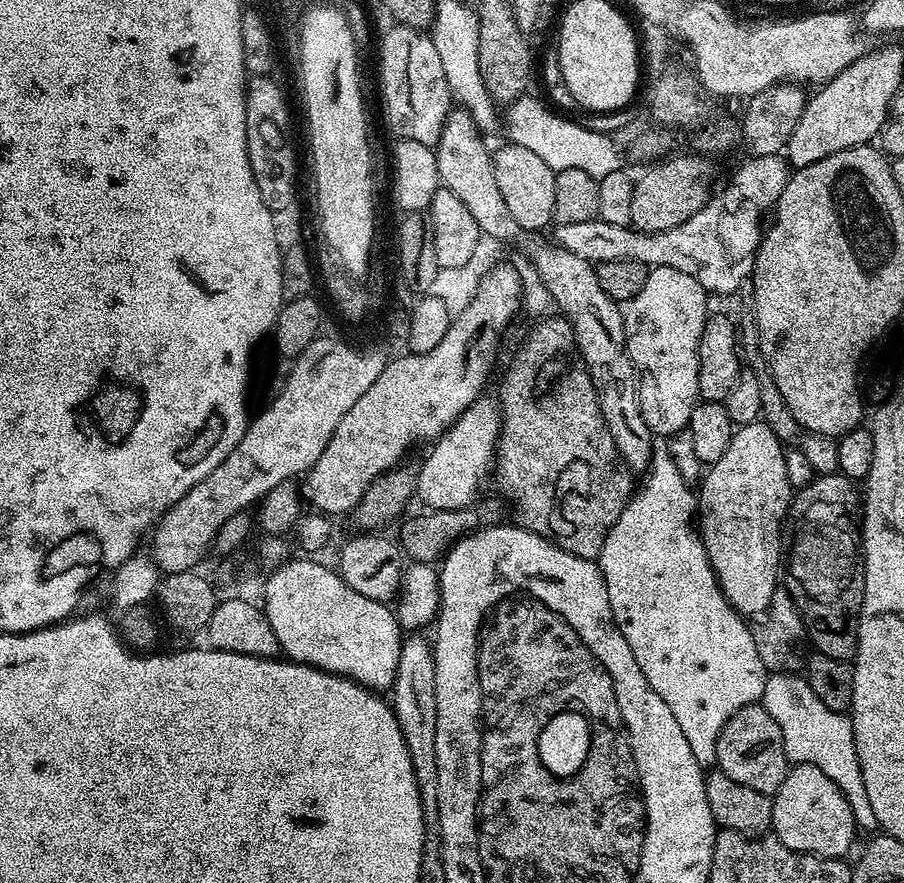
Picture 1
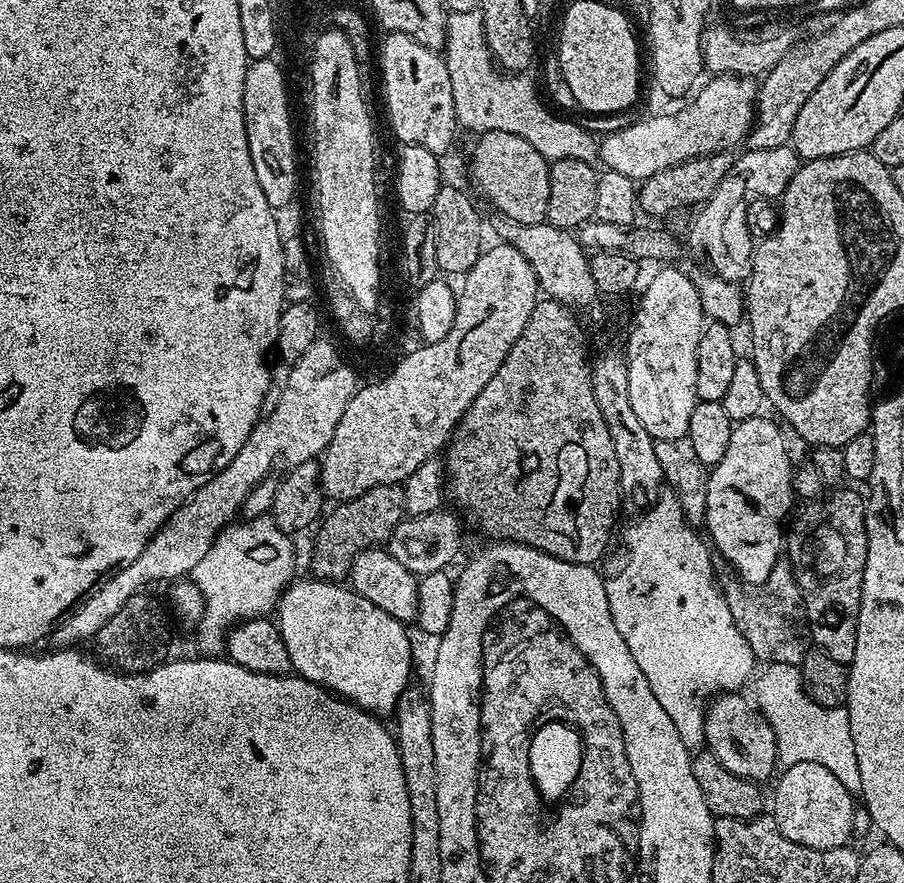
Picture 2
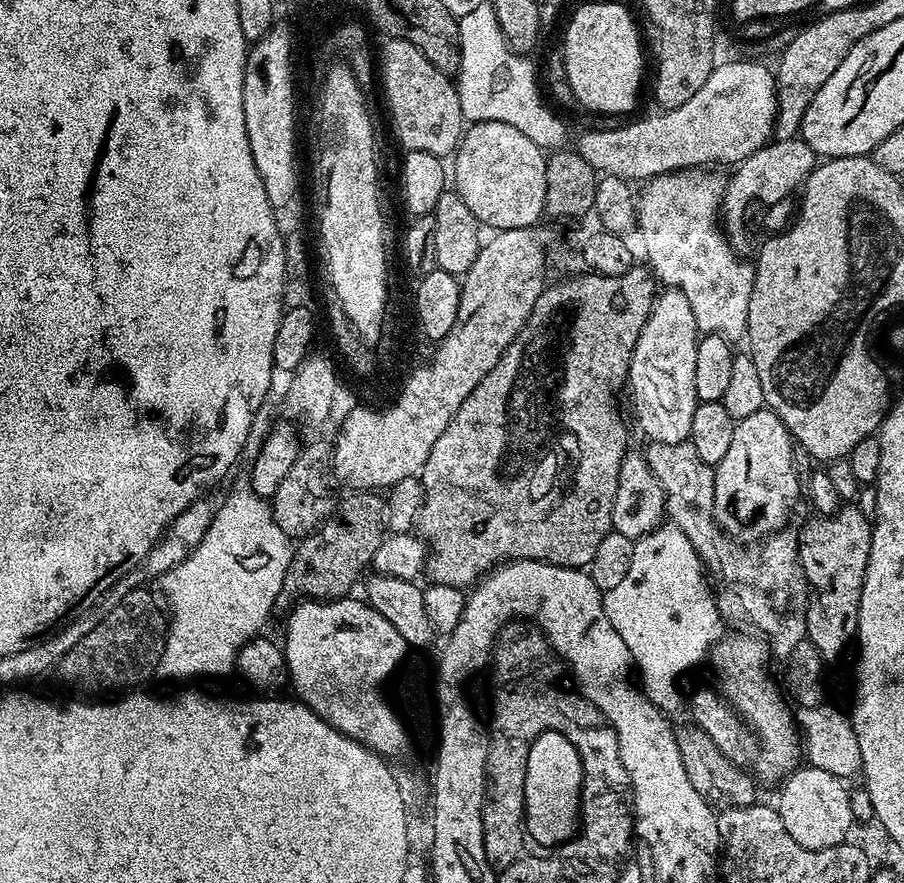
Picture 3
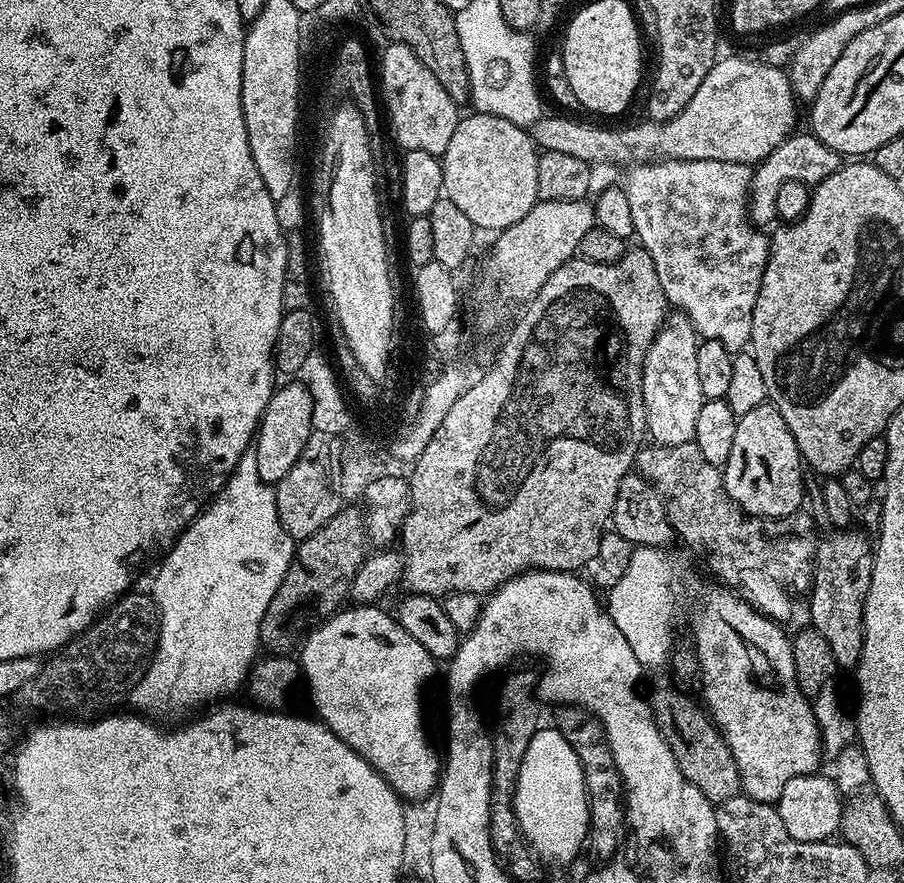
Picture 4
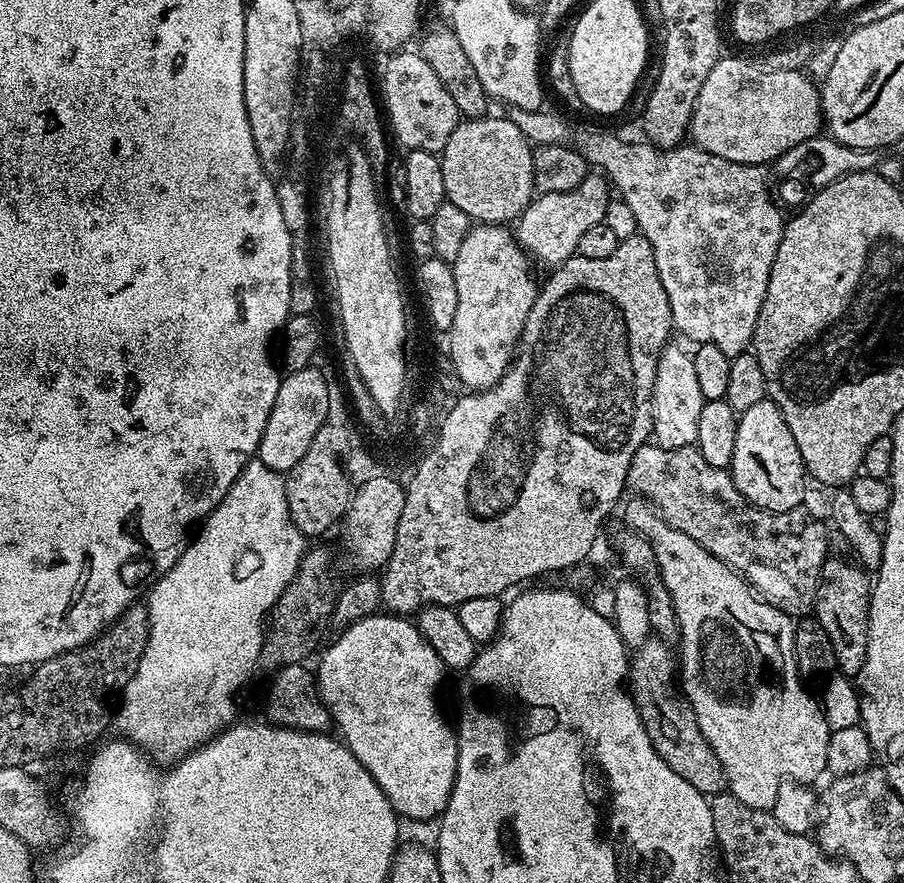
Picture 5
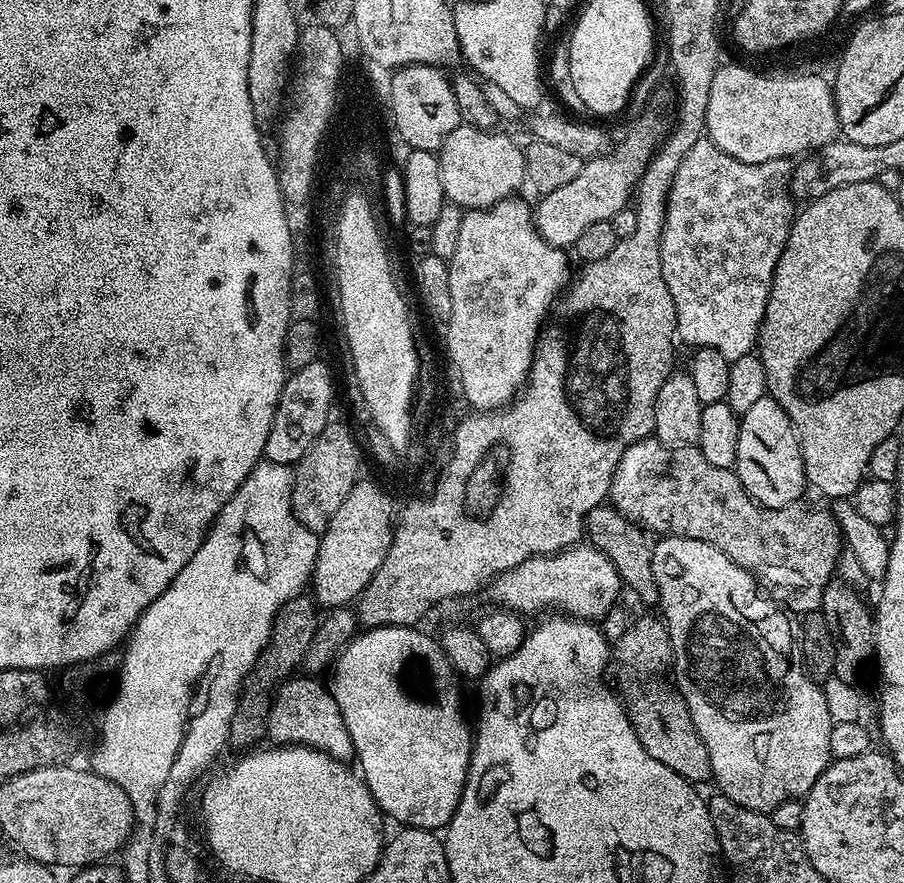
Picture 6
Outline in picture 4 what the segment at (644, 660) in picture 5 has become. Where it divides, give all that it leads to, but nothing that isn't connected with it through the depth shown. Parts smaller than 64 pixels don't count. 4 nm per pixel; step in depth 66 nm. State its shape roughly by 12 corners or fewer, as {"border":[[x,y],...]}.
{"border":[[675,686],[652,719],[686,782],[718,805],[741,795],[738,766],[705,709]]}

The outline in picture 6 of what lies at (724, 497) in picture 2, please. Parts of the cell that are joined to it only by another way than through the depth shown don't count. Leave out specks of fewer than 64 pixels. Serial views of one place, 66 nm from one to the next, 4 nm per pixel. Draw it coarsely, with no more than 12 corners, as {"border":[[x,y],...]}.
{"border":[[770,395],[740,417],[734,471],[766,508],[806,489],[800,443]]}

